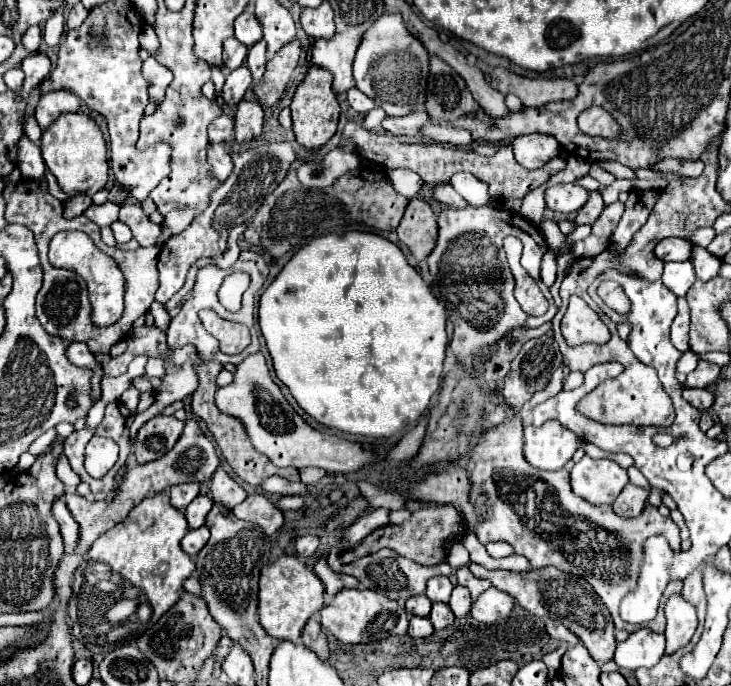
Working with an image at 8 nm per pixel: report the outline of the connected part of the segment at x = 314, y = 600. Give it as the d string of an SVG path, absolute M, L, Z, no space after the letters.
M280 555L272 565L266 565L260 571L258 621L270 637L296 643L310 615L320 611L322 605L324 605L322 581L296 555Z

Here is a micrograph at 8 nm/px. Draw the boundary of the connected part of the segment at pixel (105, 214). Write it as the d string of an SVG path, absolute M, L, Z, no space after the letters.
M106 201L104 205L94 205L92 203L86 211L86 217L90 221L94 221L98 227L106 227L106 225L110 225L110 221L118 219L118 209L120 207L116 203L110 203L110 201Z

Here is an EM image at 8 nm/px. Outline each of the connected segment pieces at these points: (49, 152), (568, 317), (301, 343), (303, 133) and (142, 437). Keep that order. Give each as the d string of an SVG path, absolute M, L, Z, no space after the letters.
M66 113L42 133L42 159L52 171L52 175L58 179L60 189L68 197L76 193L92 197L96 191L104 189L108 181L108 157L104 135L94 123L94 119L84 113Z
M572 297L568 313L564 315L564 339L570 347L584 343L604 345L610 339L610 331L602 323L598 313L586 305L586 301L582 301L580 297Z
M348 231L346 235L328 233L328 235L322 235L310 241L284 265L280 275L272 281L272 285L260 297L260 329L266 339L266 347L272 355L276 377L290 389L296 403L324 427L338 429L338 431L352 433L352 435L376 437L376 439L388 439L396 435L398 431L402 431L404 425L416 421L428 409L432 395L440 393L442 363L444 363L446 347L448 347L446 319L448 319L446 309L432 295L430 287L424 283L418 271L410 267L404 253L392 241L380 235L374 235L374 233L364 233L364 231Z
M310 69L306 73L306 79L298 85L294 99L292 99L292 131L296 135L296 141L304 149L322 149L332 135L336 133L338 125L338 115L340 115L340 105L338 99L332 91L332 77L324 69Z
M174 415L170 417L152 417L146 421L134 439L134 457L138 463L154 461L162 457L162 453L168 453L180 433L184 429L184 423L178 421Z

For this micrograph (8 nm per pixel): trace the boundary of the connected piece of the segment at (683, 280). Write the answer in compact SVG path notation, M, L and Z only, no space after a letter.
M690 261L682 263L664 263L664 273L662 273L662 283L676 295L684 297L690 285L696 281L694 267Z

